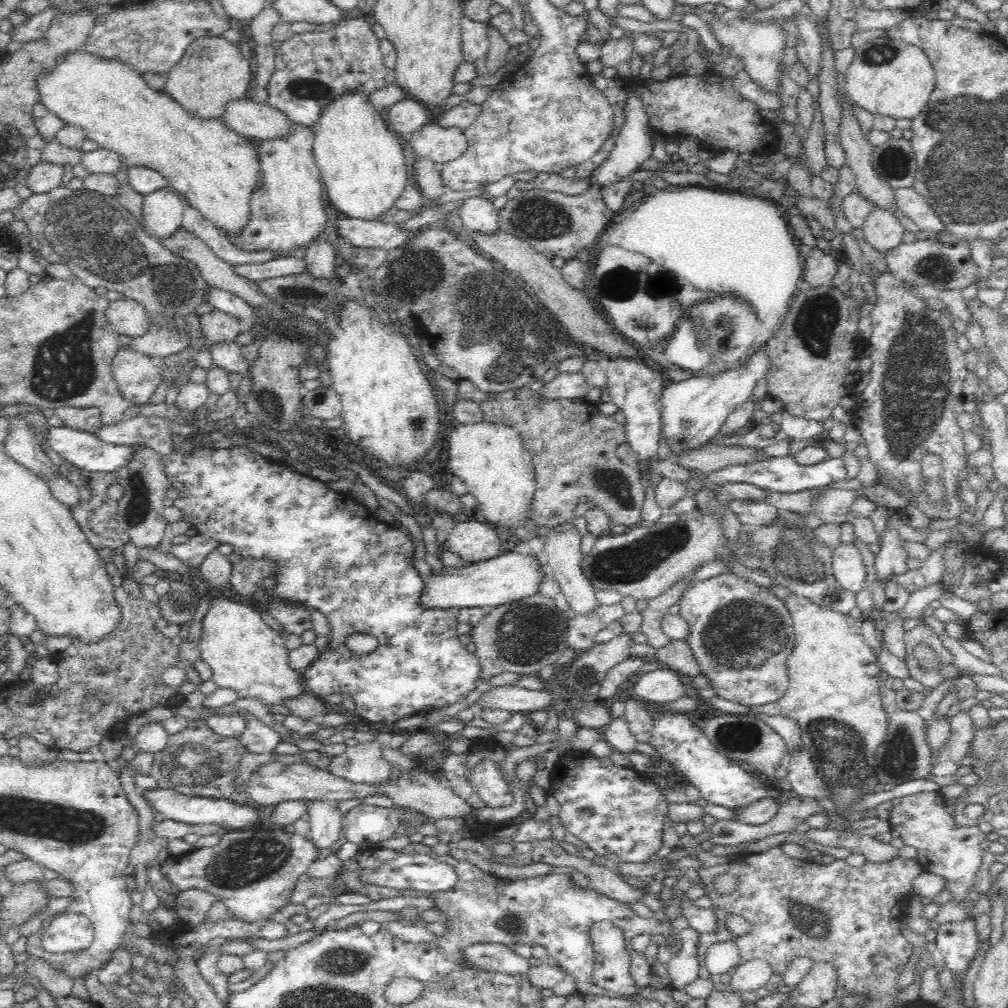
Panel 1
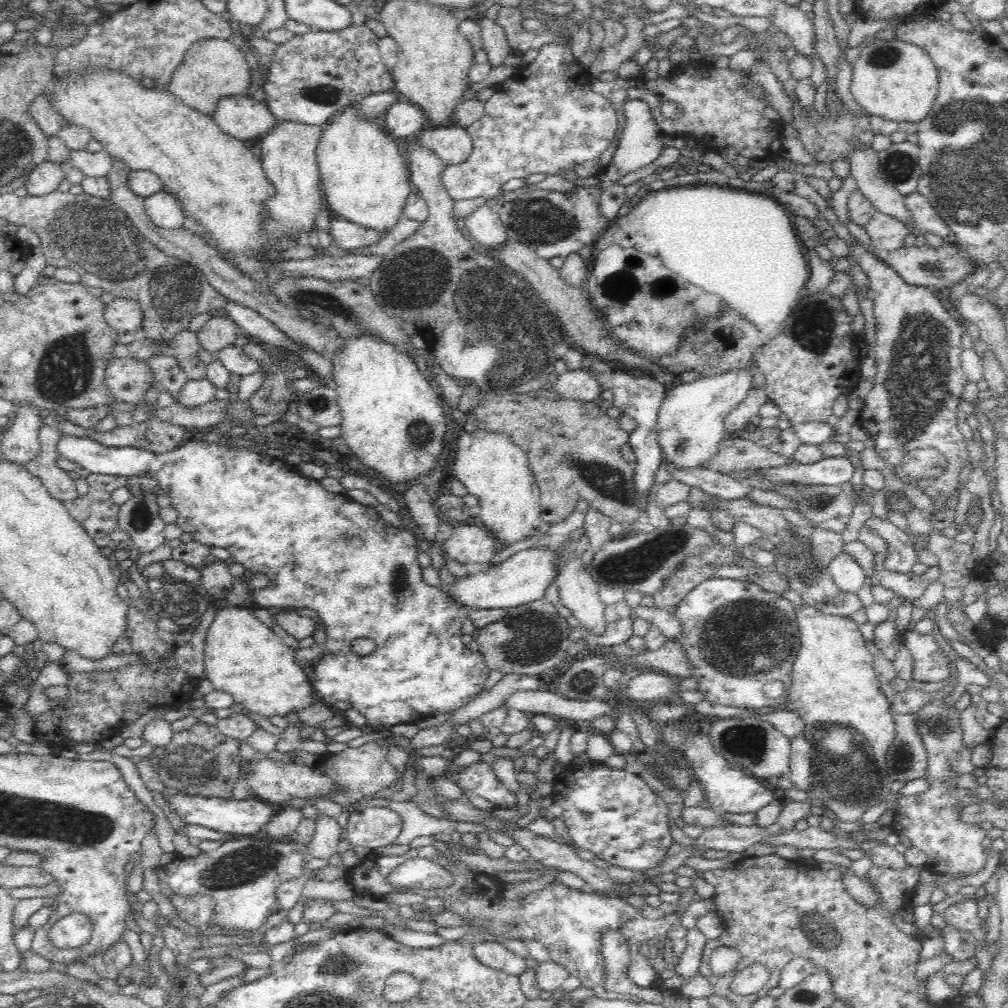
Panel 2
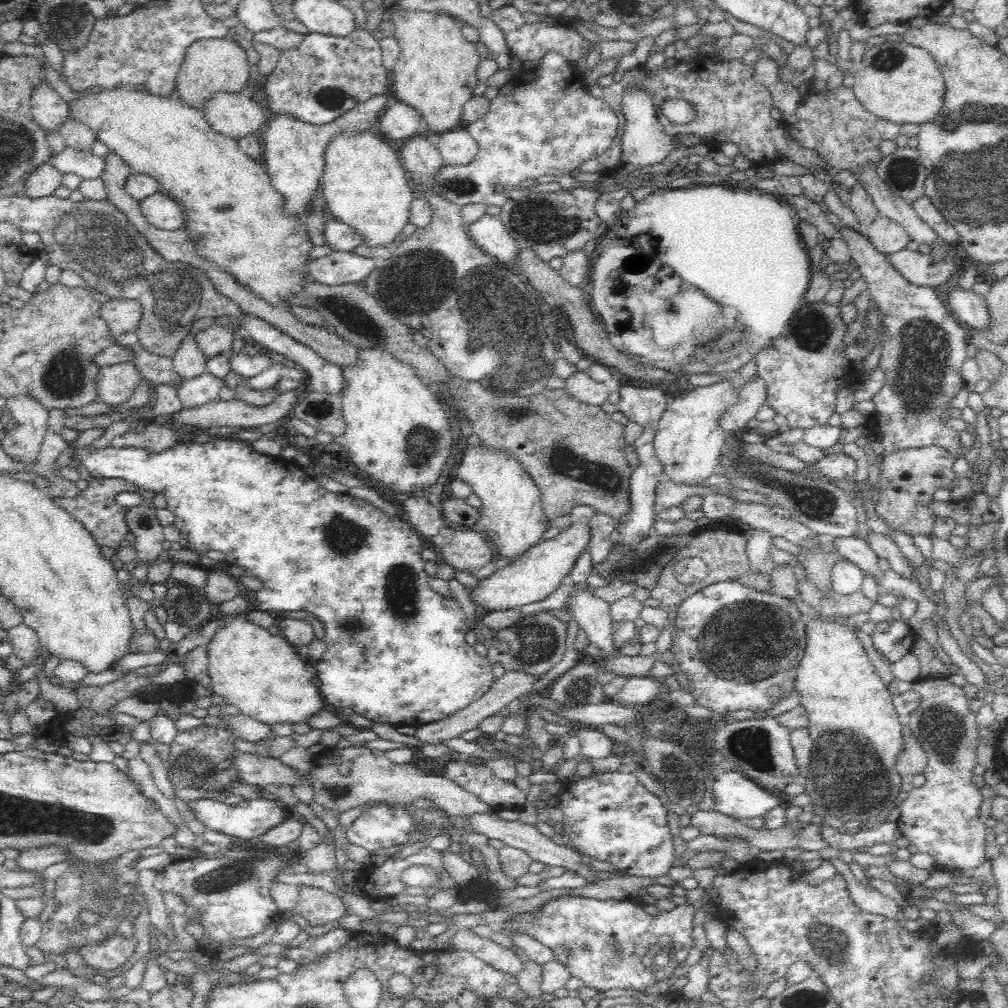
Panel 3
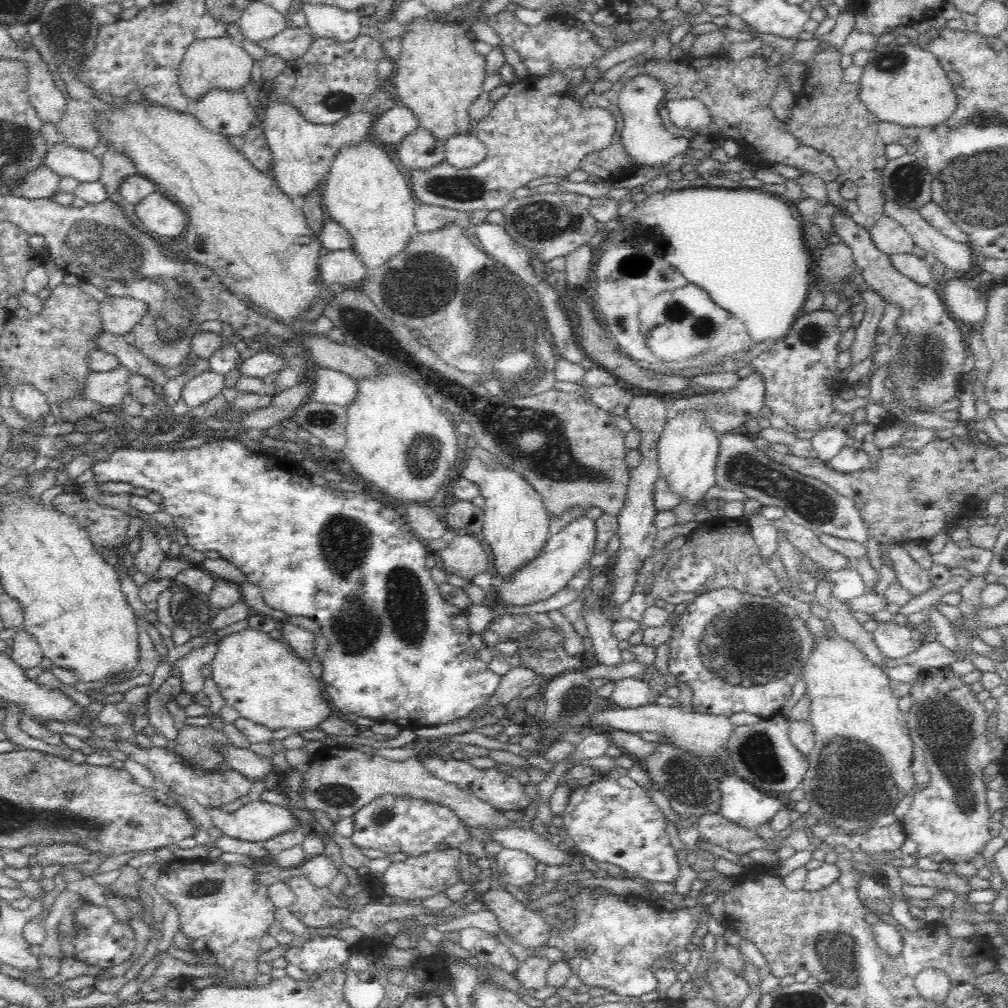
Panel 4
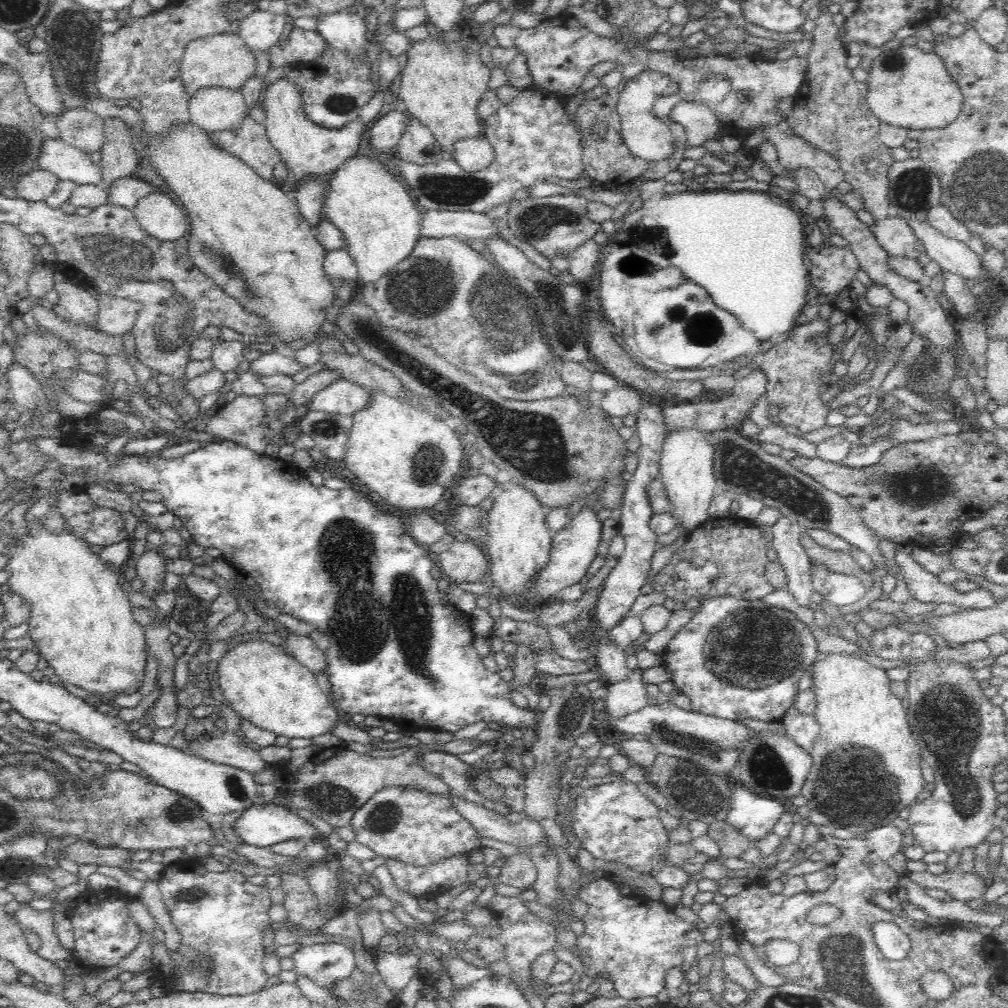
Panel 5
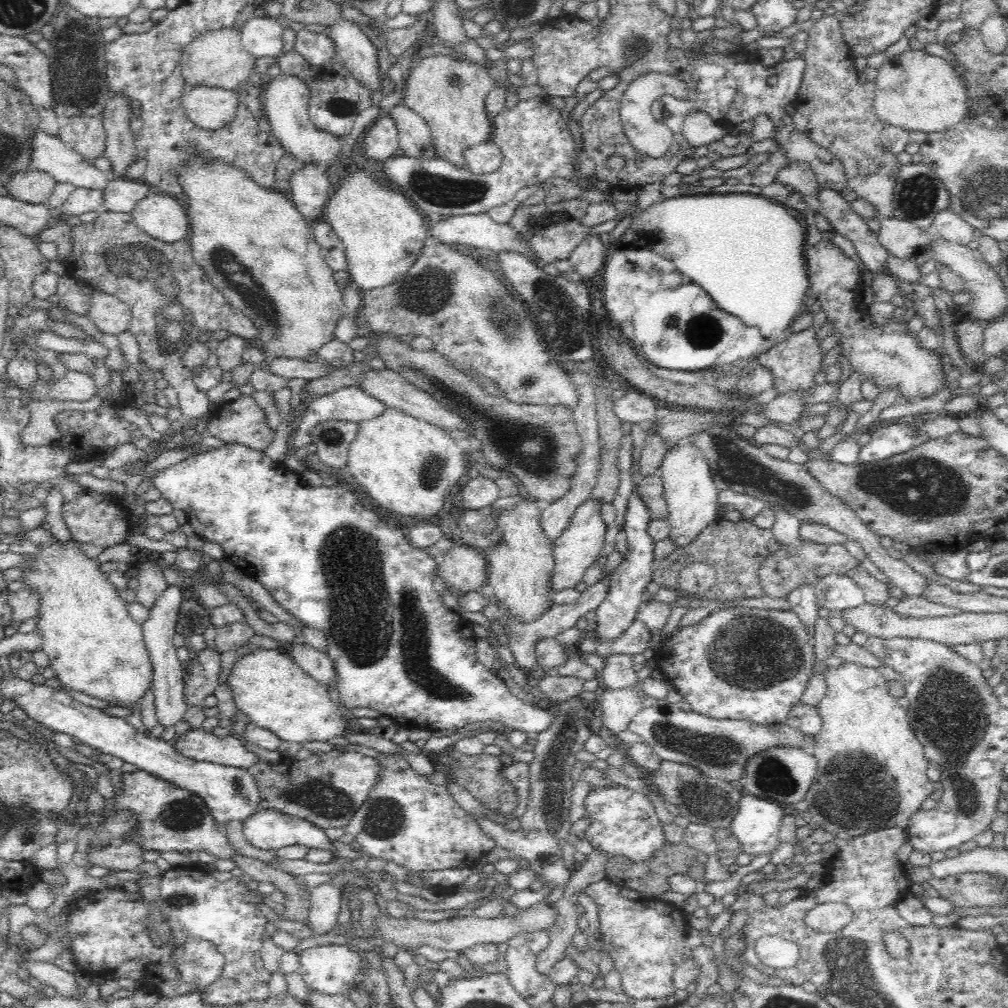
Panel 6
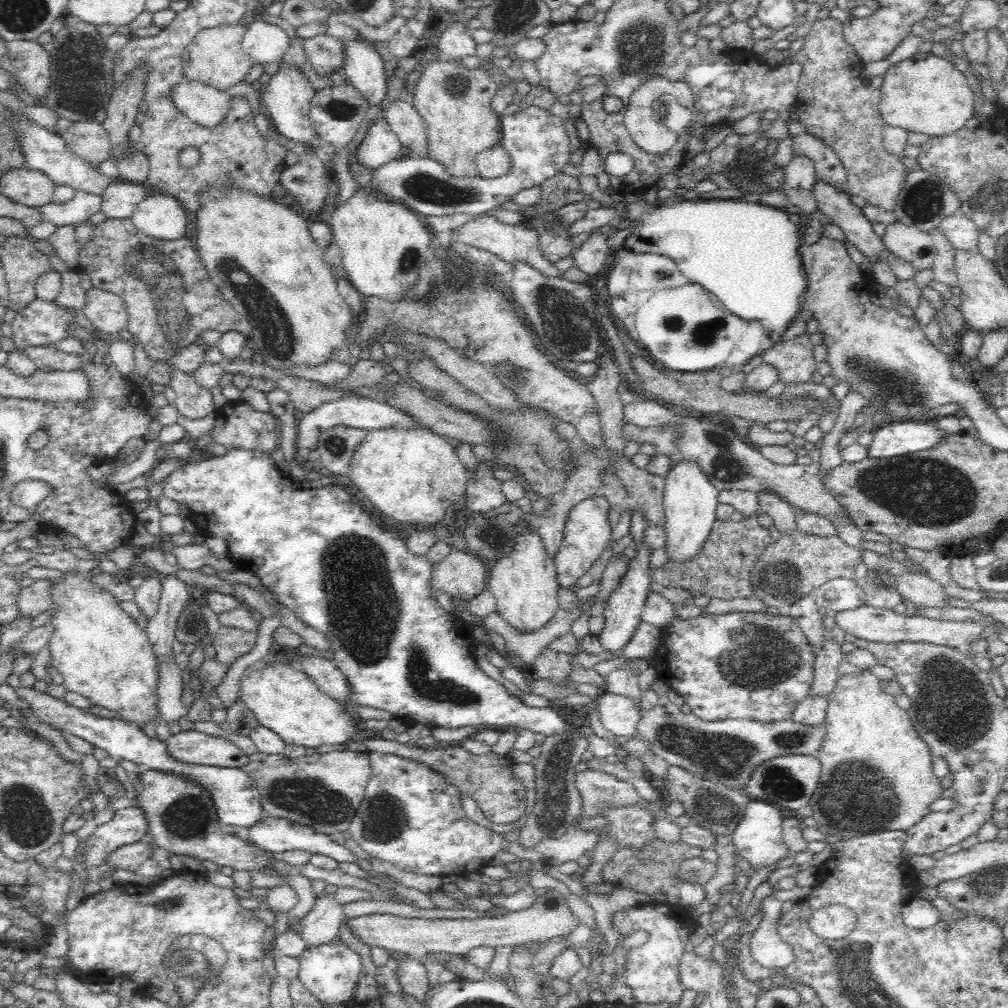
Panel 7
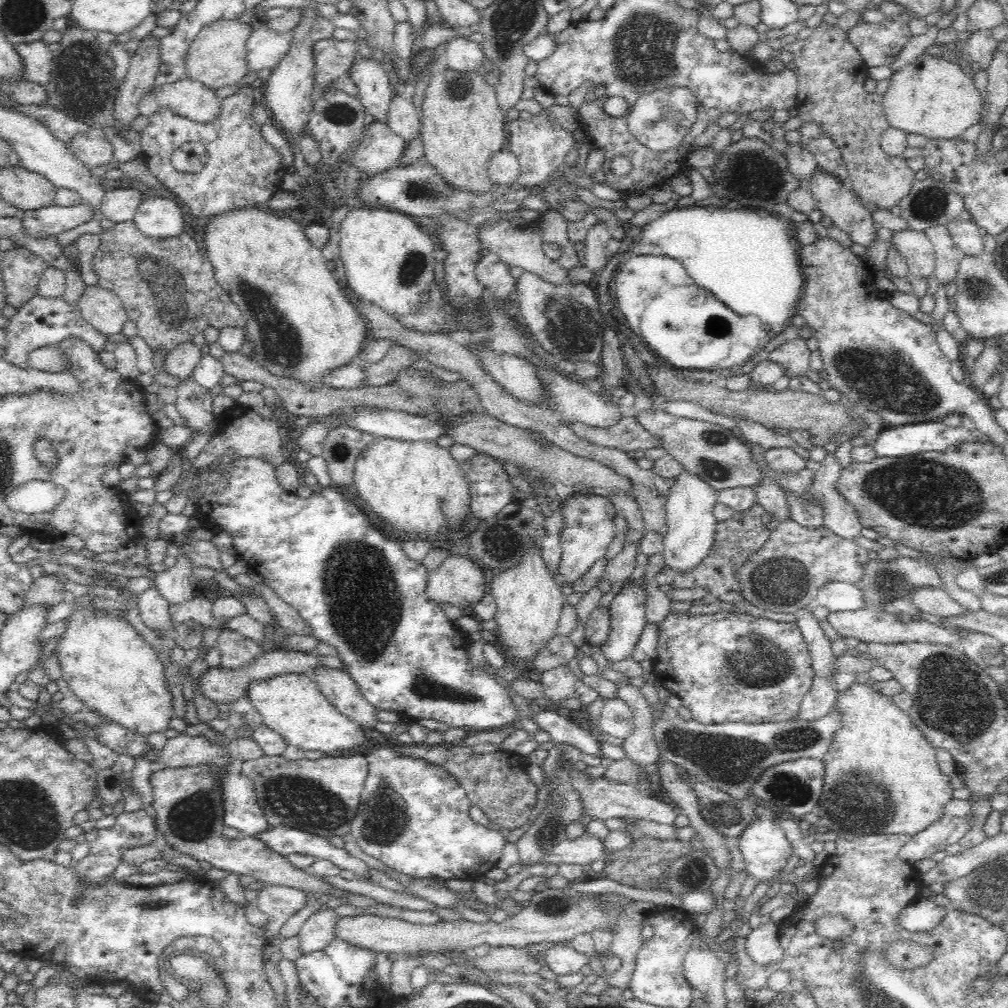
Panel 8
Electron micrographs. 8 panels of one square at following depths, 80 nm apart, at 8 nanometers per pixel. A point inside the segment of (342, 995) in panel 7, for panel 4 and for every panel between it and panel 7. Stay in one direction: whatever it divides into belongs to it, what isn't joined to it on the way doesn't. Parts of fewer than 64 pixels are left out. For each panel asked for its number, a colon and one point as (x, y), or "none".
4: (320, 952)
5: (324, 964)
6: (331, 969)

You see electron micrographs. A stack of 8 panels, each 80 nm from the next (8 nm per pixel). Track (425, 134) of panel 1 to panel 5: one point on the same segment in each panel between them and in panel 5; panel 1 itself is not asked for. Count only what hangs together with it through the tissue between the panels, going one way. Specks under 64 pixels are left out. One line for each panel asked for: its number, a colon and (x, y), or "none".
2: (450, 144)
3: (457, 147)
4: (462, 150)
5: (472, 153)

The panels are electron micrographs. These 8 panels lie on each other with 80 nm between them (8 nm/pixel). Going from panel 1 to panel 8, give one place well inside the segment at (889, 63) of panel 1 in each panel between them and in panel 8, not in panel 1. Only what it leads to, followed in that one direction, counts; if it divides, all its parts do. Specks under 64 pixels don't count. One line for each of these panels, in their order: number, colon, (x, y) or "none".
2: (896, 80)
3: (898, 82)
4: (903, 84)
5: (907, 87)
6: (916, 91)
7: (925, 93)
8: (932, 97)

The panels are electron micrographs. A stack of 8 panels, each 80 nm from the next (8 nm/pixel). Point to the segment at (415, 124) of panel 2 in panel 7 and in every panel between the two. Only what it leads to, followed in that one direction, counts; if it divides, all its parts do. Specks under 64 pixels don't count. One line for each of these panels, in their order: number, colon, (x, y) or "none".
3: (400, 120)
4: (393, 125)
5: (386, 132)
6: (381, 143)
7: (380, 144)

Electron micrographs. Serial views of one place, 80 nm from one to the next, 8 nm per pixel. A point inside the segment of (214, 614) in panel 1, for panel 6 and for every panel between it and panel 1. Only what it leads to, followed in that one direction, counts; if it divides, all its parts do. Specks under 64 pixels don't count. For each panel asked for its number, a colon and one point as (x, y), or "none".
2: (242, 656)
3: (261, 673)
4: (267, 681)
5: (273, 687)
6: (284, 690)

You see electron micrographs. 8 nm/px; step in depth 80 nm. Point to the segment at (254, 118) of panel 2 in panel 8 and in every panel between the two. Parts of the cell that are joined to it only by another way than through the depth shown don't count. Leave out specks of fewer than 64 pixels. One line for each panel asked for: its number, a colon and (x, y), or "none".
3: (236, 115)
4: (229, 113)
5: (216, 109)
6: (210, 109)
7: (206, 106)
8: (189, 98)

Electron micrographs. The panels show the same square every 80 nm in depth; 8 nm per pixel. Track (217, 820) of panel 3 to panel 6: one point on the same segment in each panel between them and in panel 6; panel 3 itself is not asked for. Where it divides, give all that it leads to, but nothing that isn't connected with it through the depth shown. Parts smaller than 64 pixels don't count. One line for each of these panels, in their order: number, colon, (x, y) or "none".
4: (257, 821)
5: (262, 825)
6: (267, 829)

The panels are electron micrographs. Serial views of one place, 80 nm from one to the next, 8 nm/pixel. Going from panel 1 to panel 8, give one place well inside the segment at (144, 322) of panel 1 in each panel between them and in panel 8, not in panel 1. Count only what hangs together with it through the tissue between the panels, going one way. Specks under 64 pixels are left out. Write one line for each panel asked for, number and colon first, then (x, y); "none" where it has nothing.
2: (124, 315)
3: (123, 316)
4: (120, 315)
5: (116, 316)
6: (111, 316)
7: (105, 311)
8: (101, 308)

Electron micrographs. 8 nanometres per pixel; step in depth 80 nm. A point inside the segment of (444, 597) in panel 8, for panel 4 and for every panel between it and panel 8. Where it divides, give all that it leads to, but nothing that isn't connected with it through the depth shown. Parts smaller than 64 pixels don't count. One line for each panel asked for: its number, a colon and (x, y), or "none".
4: (465, 557)
5: (463, 562)
6: (462, 568)
7: (462, 575)

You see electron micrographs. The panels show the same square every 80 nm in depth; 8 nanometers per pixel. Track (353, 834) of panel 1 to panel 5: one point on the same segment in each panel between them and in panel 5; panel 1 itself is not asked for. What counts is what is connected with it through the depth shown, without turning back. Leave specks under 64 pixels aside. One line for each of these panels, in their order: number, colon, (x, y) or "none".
2: (373, 827)
3: (380, 827)
4: (390, 825)
5: (407, 825)

